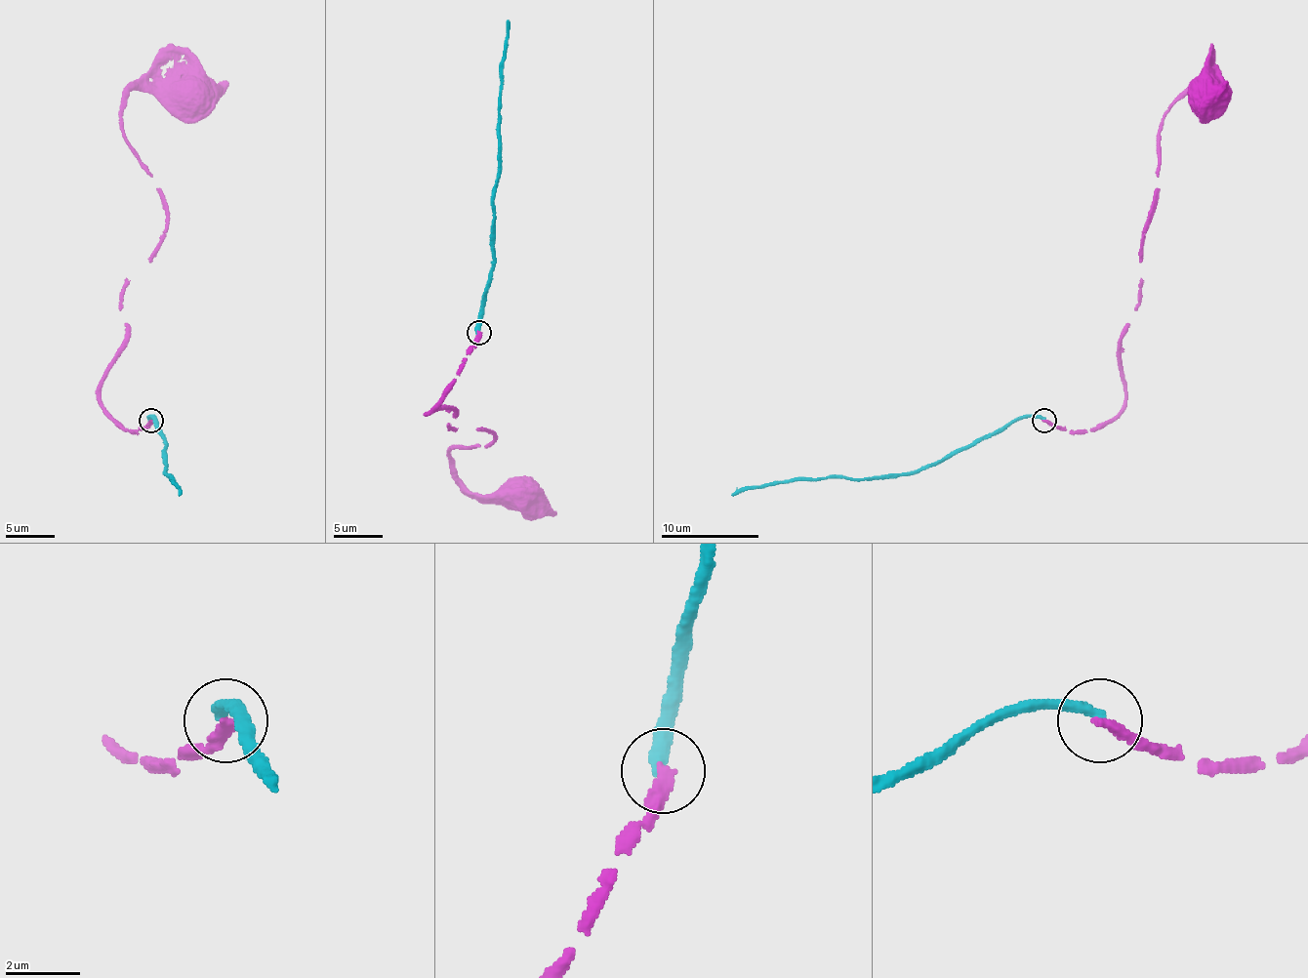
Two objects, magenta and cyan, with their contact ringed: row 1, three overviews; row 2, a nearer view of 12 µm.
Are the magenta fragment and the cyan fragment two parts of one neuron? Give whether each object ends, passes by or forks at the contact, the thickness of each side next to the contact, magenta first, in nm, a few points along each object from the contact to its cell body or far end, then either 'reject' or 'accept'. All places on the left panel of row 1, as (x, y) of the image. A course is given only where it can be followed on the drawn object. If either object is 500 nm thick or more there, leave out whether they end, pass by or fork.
magenta ends there; cyan ends there; 320 nm thick on the magenta side, 360 nm on the other; magenta runs (150, 420), (125, 429), (101, 402), (125, 329), (123, 290), (167, 219), (123, 113), (141, 89), (189, 101); cyan runs (150, 420), (152, 417), (165, 439), (167, 473), (180, 488), (180, 495); reject

